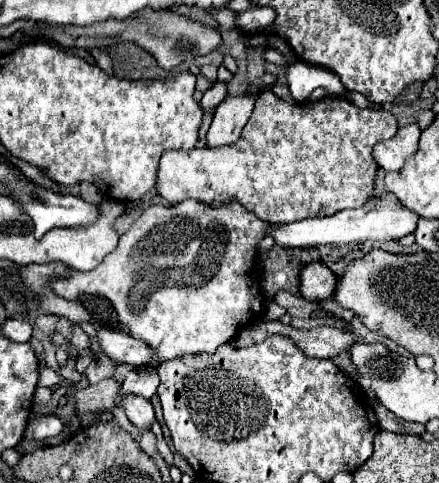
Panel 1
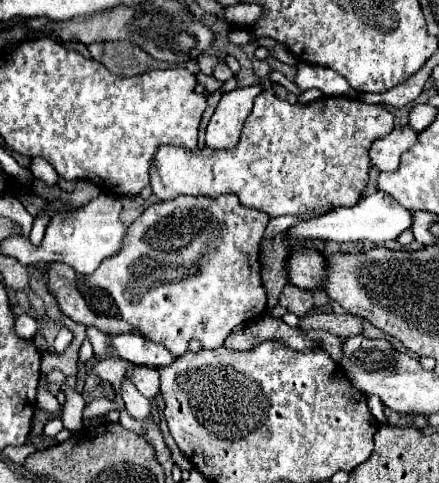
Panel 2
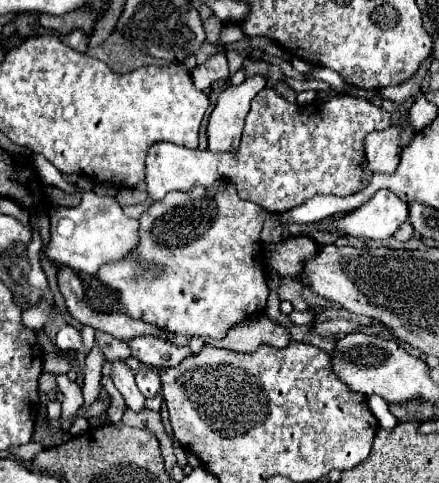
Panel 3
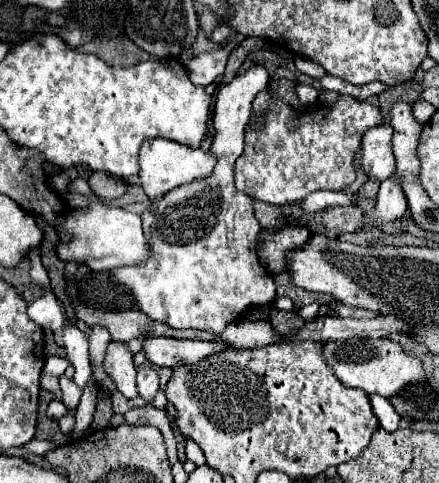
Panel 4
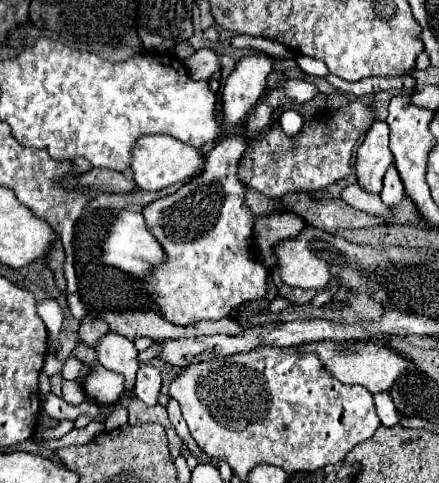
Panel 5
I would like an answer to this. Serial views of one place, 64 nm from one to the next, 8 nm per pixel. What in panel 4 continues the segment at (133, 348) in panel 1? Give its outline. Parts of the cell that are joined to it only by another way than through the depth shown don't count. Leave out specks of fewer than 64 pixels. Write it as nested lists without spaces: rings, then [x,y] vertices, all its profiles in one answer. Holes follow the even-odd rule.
[[[144,338],[142,352],[146,360],[156,366],[176,368],[188,362],[198,362],[208,354],[226,350],[226,344],[202,340],[176,340],[176,338]]]

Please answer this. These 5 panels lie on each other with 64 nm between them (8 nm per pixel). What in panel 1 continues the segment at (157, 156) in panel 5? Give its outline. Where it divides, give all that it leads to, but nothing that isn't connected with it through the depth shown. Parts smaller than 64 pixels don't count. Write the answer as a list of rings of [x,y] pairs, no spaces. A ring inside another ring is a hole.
[[[264,90],[258,94],[254,112],[236,144],[164,152],[160,158],[156,188],[158,194],[170,204],[192,198],[212,208],[220,208],[236,200],[264,222],[296,222],[304,218],[332,216],[346,208],[362,208],[362,204],[374,198],[378,164],[372,150],[378,142],[390,140],[396,130],[396,118],[384,108],[358,108],[346,98],[338,96],[326,96],[316,102],[306,100],[300,104],[288,104],[274,92]]]

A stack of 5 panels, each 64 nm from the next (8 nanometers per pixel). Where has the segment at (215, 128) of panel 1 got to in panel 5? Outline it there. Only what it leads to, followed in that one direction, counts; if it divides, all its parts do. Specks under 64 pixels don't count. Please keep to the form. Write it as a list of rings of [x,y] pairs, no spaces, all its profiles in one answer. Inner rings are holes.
[[[248,56],[248,58],[238,60],[234,72],[228,76],[224,90],[222,90],[222,122],[220,124],[222,124],[224,136],[216,142],[214,150],[206,156],[208,170],[202,172],[202,176],[186,182],[174,194],[158,198],[156,202],[148,204],[142,210],[146,228],[160,242],[166,258],[164,258],[164,264],[158,264],[156,268],[152,268],[148,276],[142,276],[138,280],[142,282],[142,290],[148,294],[158,314],[164,316],[164,320],[172,320],[174,324],[188,326],[200,320],[216,322],[220,318],[228,318],[230,312],[242,306],[244,302],[260,300],[260,298],[266,298],[268,294],[268,270],[260,262],[256,262],[250,252],[256,216],[246,206],[246,188],[238,184],[236,164],[242,152],[246,150],[246,142],[242,134],[246,116],[256,108],[266,88],[266,78],[272,72],[272,62],[274,60],[270,56]]]

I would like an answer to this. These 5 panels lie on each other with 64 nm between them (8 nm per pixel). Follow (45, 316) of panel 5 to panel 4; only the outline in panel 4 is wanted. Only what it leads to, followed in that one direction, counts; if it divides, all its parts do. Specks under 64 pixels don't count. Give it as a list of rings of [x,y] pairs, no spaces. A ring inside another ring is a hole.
[[[42,286],[46,292],[28,306],[28,316],[34,324],[44,330],[58,330],[64,324],[64,314],[56,302],[56,296],[48,286]]]

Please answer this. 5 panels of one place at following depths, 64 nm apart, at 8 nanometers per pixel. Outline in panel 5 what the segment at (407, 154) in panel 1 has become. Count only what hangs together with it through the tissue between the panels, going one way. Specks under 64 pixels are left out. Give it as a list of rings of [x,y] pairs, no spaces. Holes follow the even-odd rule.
[[[376,120],[356,152],[358,184],[368,192],[382,190],[382,178],[386,170],[394,164],[392,152],[388,148],[388,134],[388,124]]]

